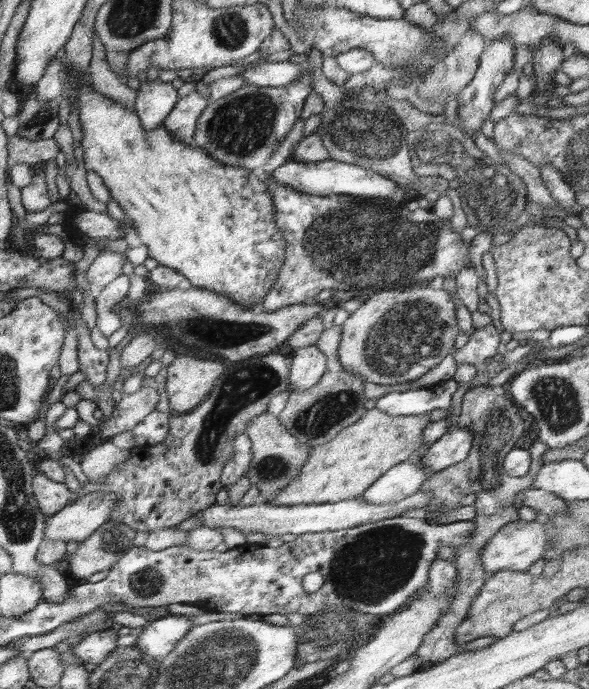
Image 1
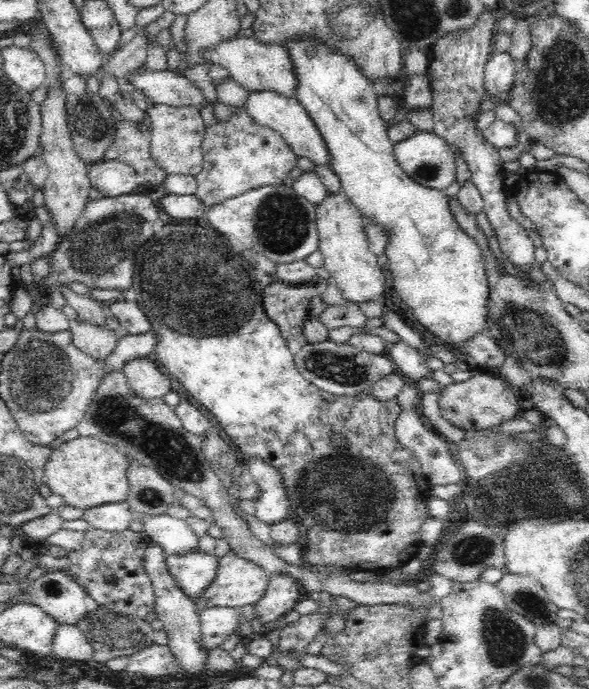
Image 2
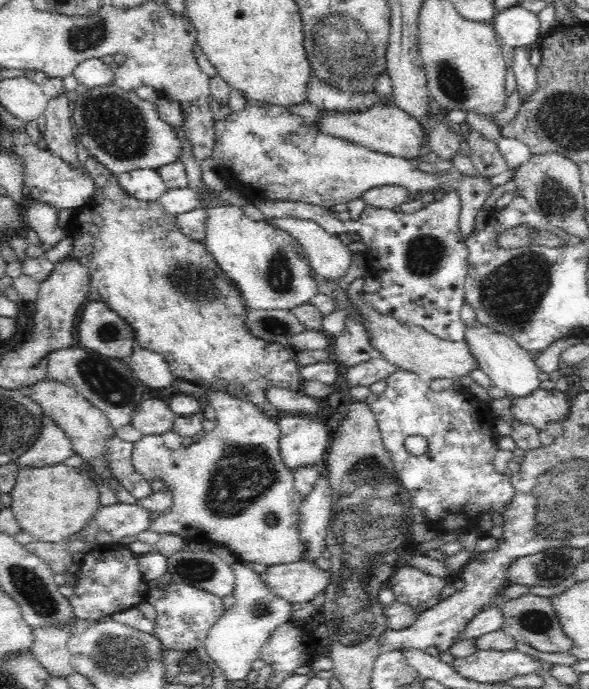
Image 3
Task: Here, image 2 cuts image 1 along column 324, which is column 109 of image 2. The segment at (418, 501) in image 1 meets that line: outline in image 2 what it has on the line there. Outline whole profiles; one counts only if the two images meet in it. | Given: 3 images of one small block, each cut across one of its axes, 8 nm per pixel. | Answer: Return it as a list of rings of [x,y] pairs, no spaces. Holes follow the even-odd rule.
[[[124,501],[90,508],[84,512],[83,519],[90,524],[91,529],[124,531],[129,529],[131,522],[137,520],[137,515],[132,511],[130,505]]]

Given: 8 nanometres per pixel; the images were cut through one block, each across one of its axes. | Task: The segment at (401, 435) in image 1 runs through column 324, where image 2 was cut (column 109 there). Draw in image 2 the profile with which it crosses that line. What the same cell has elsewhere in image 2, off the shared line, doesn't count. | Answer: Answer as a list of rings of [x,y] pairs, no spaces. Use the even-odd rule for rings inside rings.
[[[78,437],[64,441],[48,456],[45,464],[43,482],[50,490],[62,496],[64,504],[82,509],[100,507],[105,504],[121,503],[128,498],[128,466],[130,459],[116,445],[104,442],[96,437]]]

